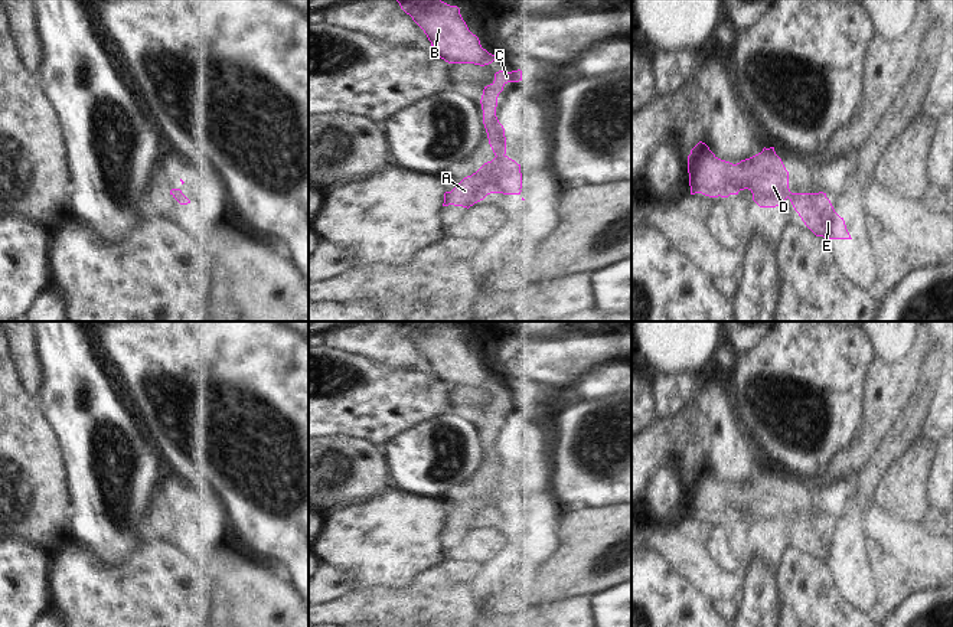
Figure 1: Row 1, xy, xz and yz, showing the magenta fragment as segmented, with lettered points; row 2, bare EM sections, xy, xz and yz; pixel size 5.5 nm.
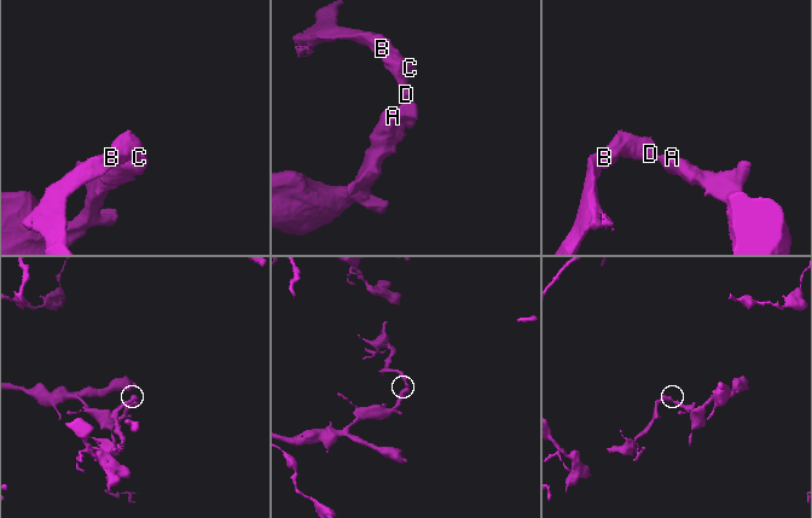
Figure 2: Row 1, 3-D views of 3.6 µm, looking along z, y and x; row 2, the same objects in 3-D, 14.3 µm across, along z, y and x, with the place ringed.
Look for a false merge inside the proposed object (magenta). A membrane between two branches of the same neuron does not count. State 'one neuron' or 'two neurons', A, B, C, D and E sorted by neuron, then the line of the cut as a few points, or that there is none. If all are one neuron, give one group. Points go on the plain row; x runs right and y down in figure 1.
two neurons; groups A E / B C D; cut xz (496, 477), (503, 479)

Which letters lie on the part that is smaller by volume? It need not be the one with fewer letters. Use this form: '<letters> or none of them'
B, C, D

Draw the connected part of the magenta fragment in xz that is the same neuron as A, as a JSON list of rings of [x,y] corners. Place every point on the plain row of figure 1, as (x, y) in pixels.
[[[496,479],[476,496],[464,500],[451,515],[444,516],[443,529],[470,530],[490,516],[520,517],[520,487],[507,479]]]

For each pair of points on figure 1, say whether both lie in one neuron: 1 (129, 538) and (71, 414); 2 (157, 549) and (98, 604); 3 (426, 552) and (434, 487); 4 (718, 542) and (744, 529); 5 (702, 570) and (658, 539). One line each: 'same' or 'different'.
1: same
2: same
3: different
4: different
5: same

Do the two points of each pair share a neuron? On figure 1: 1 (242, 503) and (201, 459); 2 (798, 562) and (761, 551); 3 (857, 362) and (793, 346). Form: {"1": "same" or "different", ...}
{"1": "same", "2": "different", "3": "same"}

